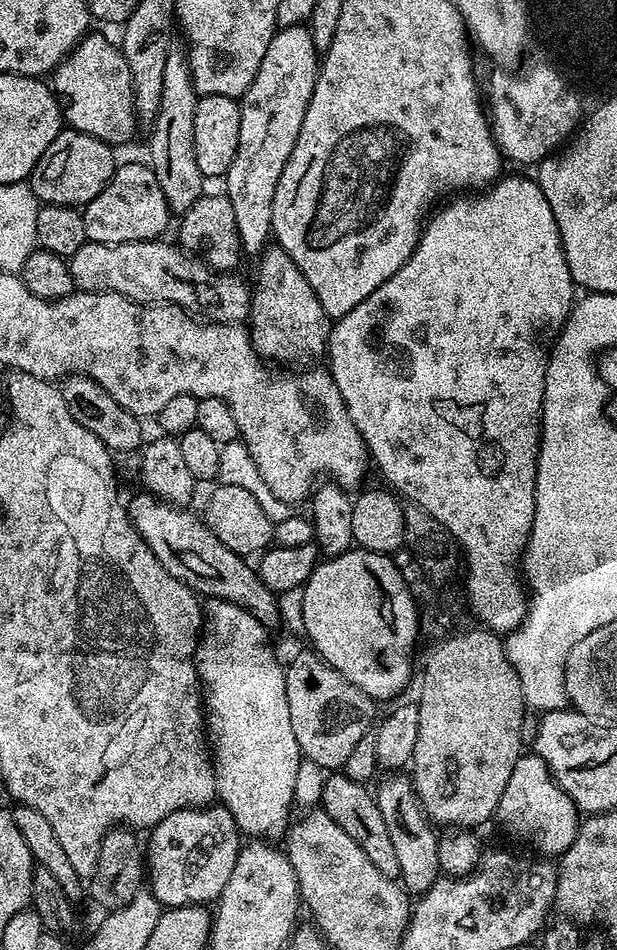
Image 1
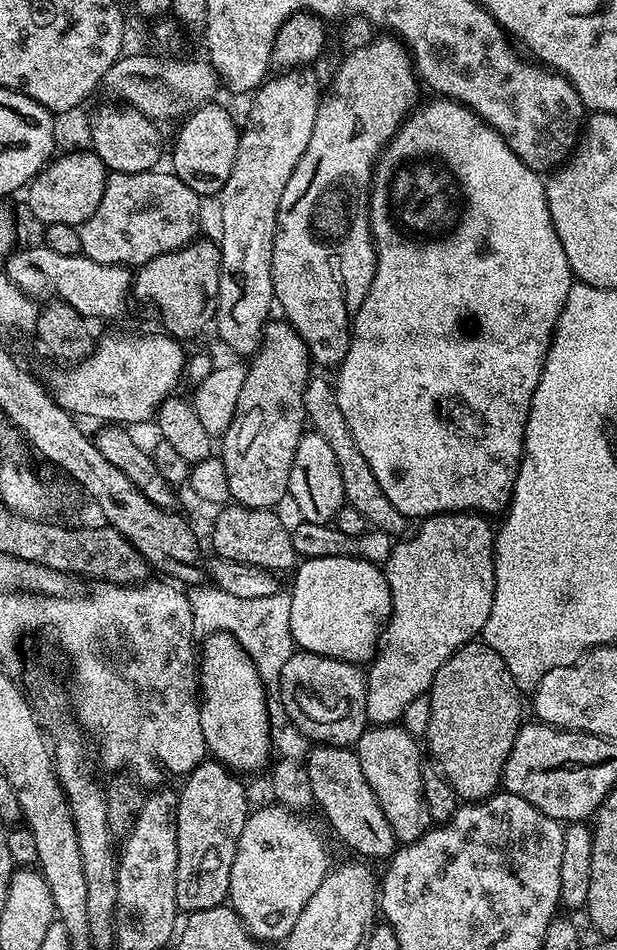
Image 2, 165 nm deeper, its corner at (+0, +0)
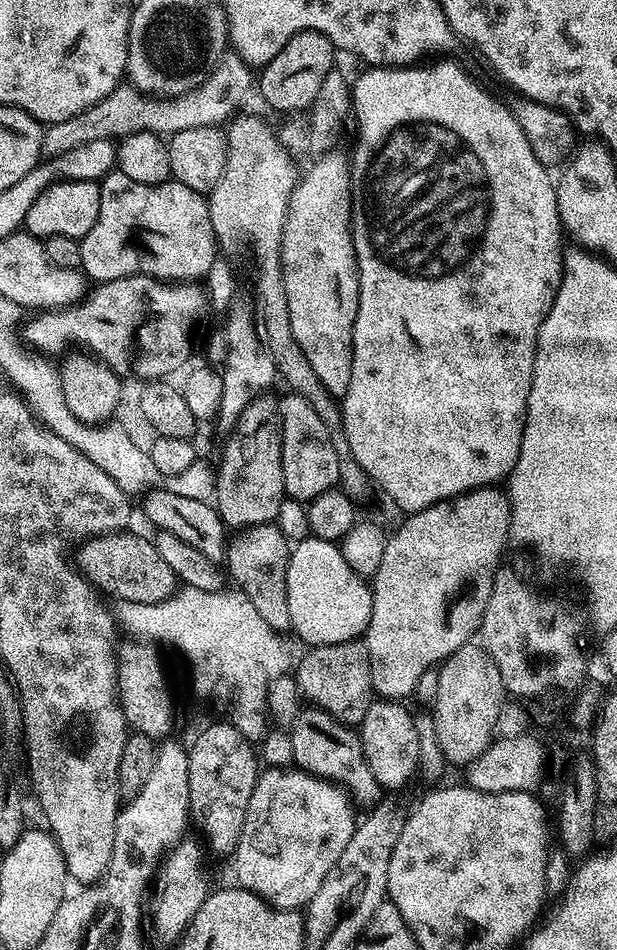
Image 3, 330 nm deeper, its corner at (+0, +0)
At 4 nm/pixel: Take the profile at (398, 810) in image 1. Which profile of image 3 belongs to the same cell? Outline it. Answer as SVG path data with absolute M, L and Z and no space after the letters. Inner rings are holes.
M373 699L370 710L366 710L366 718L358 725L362 750L366 754L370 774L374 774L374 778L384 790L402 787L420 767L418 730L414 730L412 712L404 709L404 706L395 700Z

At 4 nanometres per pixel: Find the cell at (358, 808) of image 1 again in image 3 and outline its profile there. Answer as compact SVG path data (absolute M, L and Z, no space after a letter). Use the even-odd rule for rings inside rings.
M308 706L297 714L290 727L290 735L294 746L292 764L299 771L322 776L325 780L343 786L357 801L376 802L381 799L382 789L374 774L370 774L370 766L362 750L360 733L353 725L344 724L321 708Z

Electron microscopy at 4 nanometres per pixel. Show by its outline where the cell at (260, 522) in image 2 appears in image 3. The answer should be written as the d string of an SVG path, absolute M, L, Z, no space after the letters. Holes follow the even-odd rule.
M263 524L237 533L230 541L226 565L241 592L248 596L258 615L276 632L284 634L291 629L286 574L291 556L290 542L275 524Z

